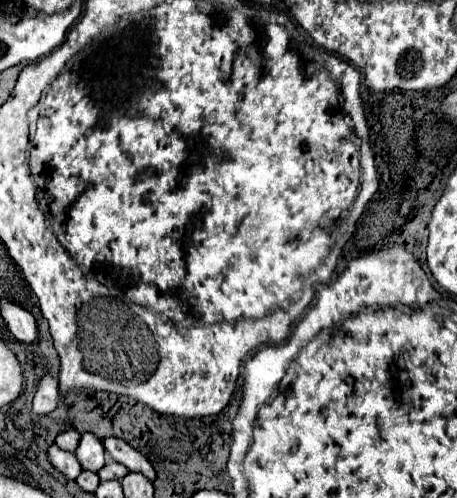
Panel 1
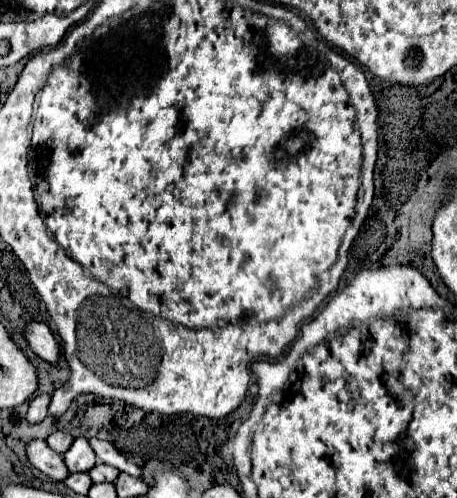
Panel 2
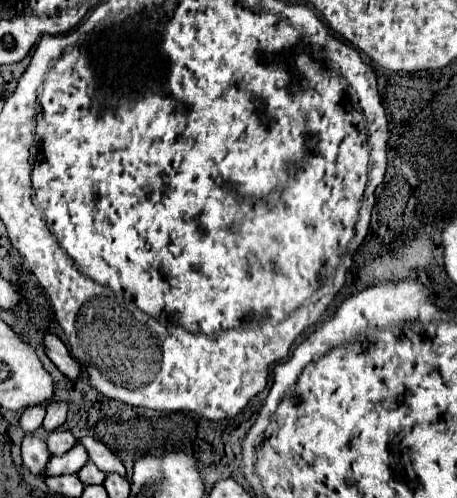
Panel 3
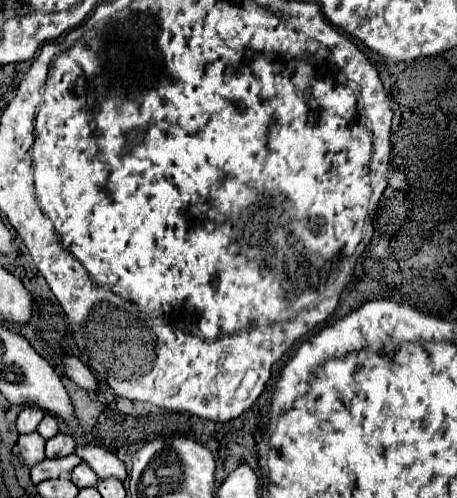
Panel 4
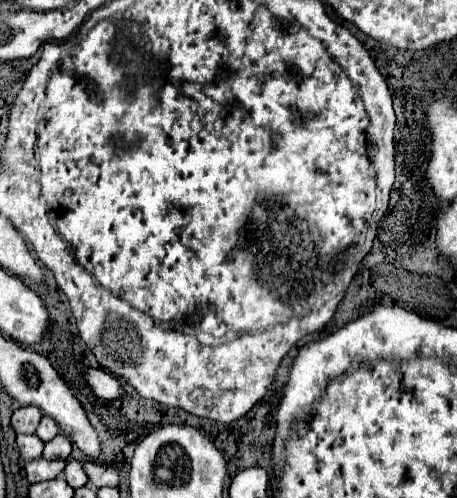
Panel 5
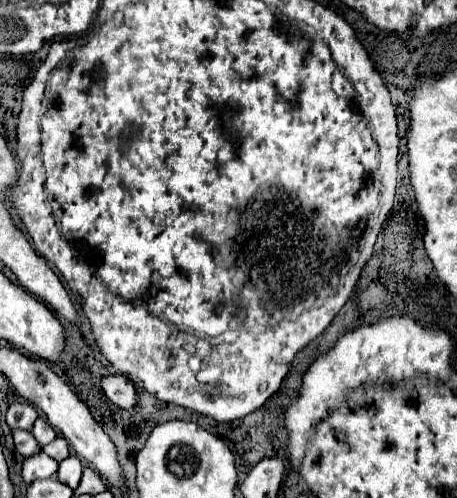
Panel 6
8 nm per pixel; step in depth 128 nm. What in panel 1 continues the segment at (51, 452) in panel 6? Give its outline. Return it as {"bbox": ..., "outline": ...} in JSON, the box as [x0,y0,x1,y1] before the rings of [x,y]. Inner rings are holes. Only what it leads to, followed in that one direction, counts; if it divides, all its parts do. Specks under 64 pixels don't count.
{"bbox":[54,430,80,452],"outline":[[[66,430],[66,432],[62,432],[62,434],[56,436],[56,442],[54,444],[58,448],[66,450],[66,452],[74,452],[76,446],[78,446],[78,440],[80,440],[80,434],[76,430]]]}

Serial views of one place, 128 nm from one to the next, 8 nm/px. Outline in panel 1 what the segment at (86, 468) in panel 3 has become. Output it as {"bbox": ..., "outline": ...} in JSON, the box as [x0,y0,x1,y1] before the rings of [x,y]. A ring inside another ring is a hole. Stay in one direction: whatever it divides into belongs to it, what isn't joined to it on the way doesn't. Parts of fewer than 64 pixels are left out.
{"bbox":[98,462,128,480],"outline":[[[108,462],[108,464],[104,464],[104,468],[98,470],[100,480],[122,480],[126,474],[128,474],[128,470],[118,462]]]}

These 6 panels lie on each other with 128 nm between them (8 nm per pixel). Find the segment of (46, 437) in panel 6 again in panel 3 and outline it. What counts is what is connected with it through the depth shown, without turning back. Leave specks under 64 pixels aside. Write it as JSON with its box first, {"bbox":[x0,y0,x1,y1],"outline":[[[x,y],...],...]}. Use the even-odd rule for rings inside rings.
{"bbox":[42,402,68,432],"outline":[[[50,402],[50,404],[46,406],[46,418],[44,418],[42,428],[44,428],[46,432],[56,430],[56,428],[66,420],[66,410],[68,410],[66,402]]]}

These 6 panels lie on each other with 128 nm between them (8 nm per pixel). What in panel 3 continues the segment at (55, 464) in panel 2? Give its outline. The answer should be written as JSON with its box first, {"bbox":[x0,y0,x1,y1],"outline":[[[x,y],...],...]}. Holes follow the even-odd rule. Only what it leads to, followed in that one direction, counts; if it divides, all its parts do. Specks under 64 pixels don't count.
{"bbox":[22,434,50,474],"outline":[[[26,434],[22,440],[22,460],[24,466],[32,472],[32,474],[40,474],[46,466],[46,462],[50,460],[50,452],[46,448],[46,442],[34,434]]]}

